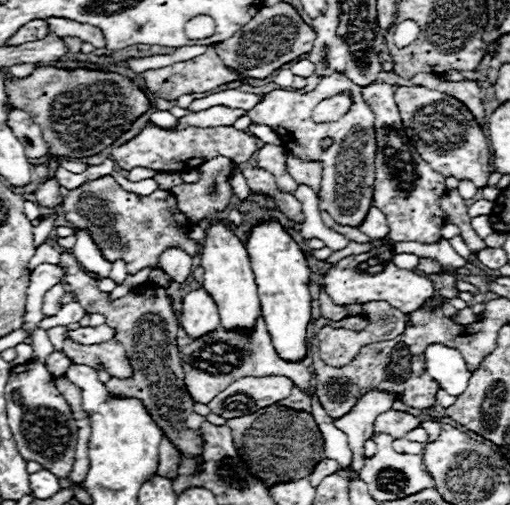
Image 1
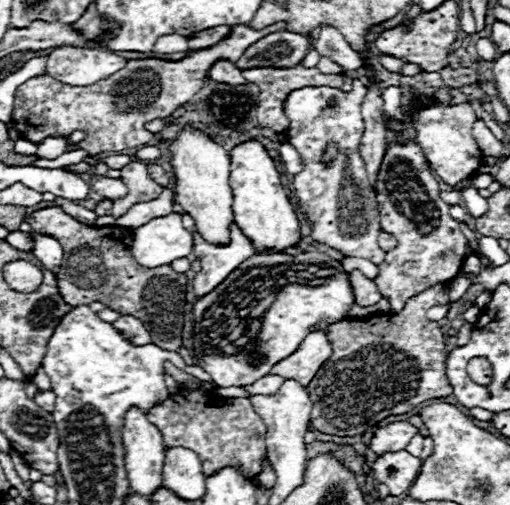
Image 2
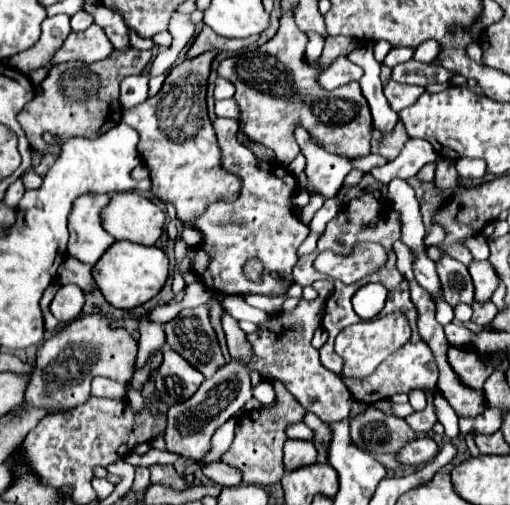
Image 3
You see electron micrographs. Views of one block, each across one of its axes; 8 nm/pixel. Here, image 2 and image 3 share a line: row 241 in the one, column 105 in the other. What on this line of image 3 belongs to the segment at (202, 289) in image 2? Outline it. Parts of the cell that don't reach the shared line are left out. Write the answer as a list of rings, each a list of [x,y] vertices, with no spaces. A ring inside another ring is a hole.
[[[84,194],[72,204],[68,254],[84,264],[94,264],[114,238],[102,228],[100,210],[108,204],[108,194]]]

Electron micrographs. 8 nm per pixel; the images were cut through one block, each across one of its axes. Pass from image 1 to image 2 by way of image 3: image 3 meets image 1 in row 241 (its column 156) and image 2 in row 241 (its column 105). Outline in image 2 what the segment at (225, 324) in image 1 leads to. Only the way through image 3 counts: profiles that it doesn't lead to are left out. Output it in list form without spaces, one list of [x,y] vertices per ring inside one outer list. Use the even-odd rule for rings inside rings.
[[[190,124],[178,134],[178,138],[168,146],[170,164],[174,172],[174,194],[176,202],[190,214],[196,222],[198,232],[210,244],[230,242],[230,222],[232,222],[232,190],[228,184],[230,158],[226,150],[214,142],[206,132],[194,130]]]

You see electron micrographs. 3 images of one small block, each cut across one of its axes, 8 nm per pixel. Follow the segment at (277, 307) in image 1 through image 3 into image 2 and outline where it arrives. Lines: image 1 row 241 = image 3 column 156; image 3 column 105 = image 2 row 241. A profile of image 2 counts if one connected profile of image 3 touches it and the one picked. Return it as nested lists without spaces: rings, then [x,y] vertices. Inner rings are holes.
[[[248,140],[230,150],[230,188],[232,188],[232,214],[244,236],[254,240],[256,252],[282,252],[288,246],[296,246],[300,240],[300,224],[294,208],[280,184],[280,174],[270,158],[268,150]]]

